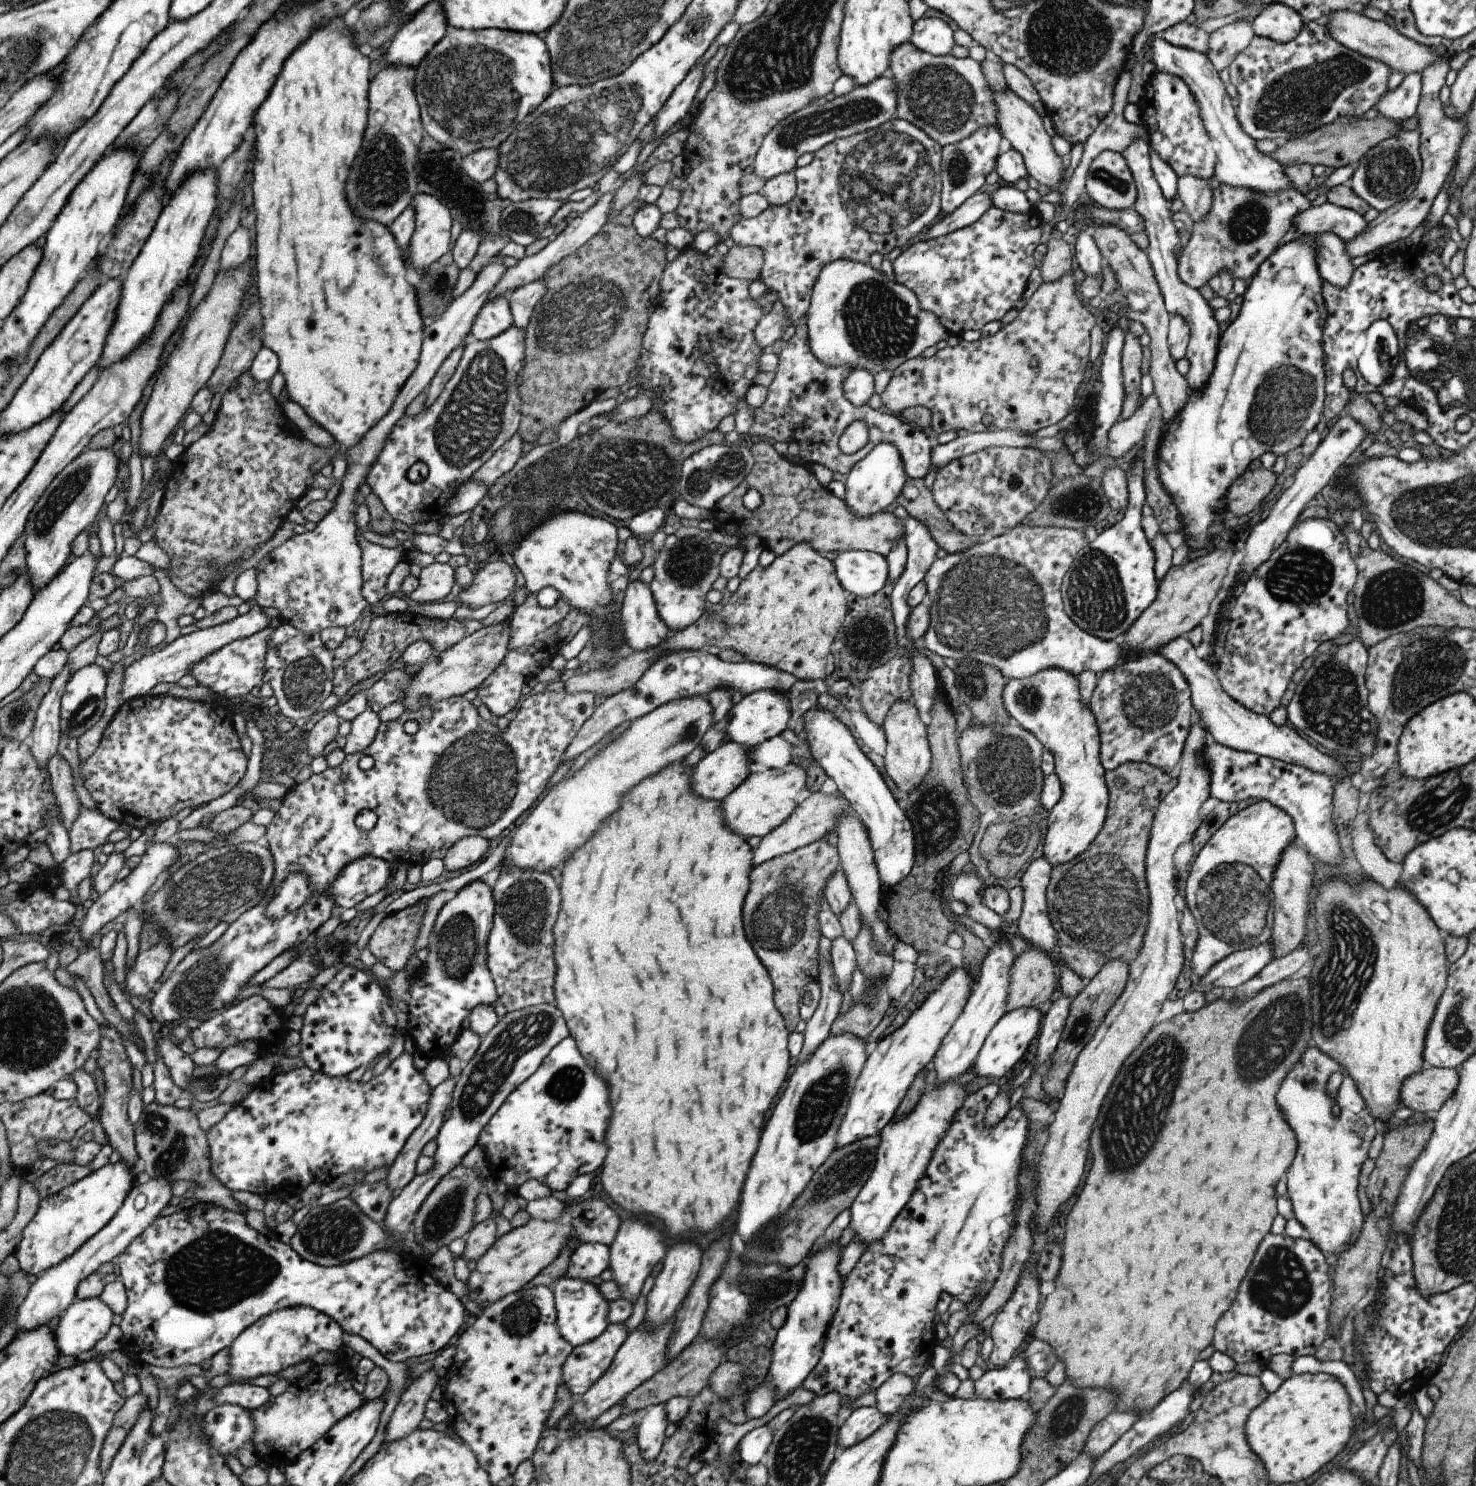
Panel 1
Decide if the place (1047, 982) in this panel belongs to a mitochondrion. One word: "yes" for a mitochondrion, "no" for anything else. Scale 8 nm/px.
no

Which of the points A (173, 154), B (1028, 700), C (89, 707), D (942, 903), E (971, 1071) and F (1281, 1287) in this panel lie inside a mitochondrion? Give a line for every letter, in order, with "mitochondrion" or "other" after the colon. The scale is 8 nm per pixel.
A: other
B: mitochondrion
C: mitochondrion
D: other
E: other
F: mitochondrion

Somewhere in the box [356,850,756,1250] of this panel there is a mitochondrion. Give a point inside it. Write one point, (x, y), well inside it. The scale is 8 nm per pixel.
(524, 1034)

